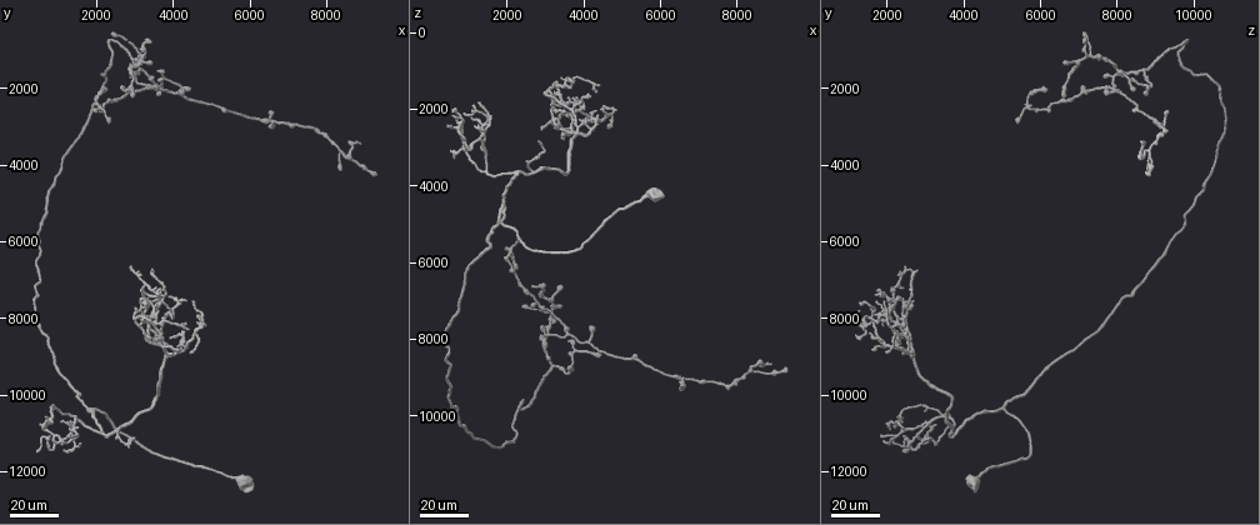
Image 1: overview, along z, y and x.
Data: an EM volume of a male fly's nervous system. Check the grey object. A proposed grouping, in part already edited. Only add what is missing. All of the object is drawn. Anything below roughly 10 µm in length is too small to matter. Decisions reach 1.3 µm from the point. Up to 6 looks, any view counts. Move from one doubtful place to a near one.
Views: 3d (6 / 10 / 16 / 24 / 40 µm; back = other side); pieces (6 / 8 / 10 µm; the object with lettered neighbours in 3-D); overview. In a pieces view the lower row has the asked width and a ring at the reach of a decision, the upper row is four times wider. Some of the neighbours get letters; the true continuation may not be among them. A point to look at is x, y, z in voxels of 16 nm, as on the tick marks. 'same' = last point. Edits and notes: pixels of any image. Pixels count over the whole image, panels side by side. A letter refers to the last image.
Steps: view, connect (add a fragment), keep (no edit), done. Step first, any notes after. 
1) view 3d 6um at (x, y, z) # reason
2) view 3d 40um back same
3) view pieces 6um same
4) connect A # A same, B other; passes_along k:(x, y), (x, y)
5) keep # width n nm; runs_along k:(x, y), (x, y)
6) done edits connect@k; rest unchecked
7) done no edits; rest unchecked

view 3d 40um at (4300, 8100, 1500) # long arm stops here

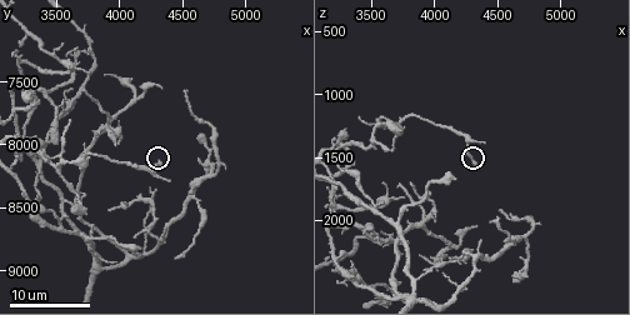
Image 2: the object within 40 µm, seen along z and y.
view pieces 10um at (4320, 8140, 1540)

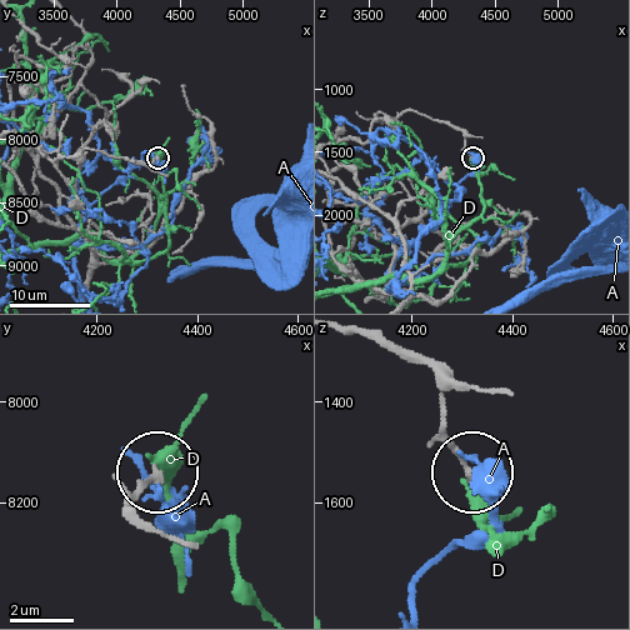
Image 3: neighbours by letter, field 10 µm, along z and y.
keep # A other, D other; runs_along 3:(383, 335), (436, 380), (441, 436), (469, 466); none of them fits

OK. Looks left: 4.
view 3d 40um at (1300, 11100, 1900) # branch stops here

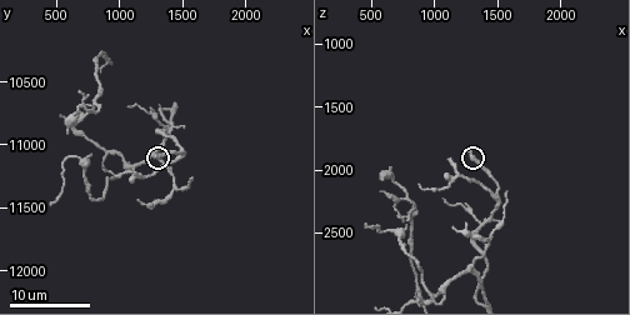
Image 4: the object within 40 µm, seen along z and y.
view pieces 8um at (1240, 11080, 1840) # see the neighbours

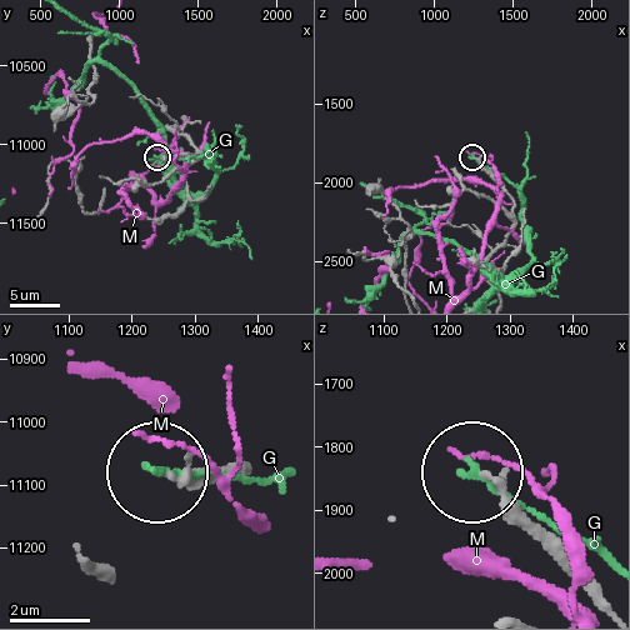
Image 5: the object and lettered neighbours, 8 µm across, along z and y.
keep # width 210 nm; G other, M other; runs_along 5:(606, 601), (479, 474); no lettered fragment goes on from it

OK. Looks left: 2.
view 3d 16um at (440, 11460, 2440) # an open end

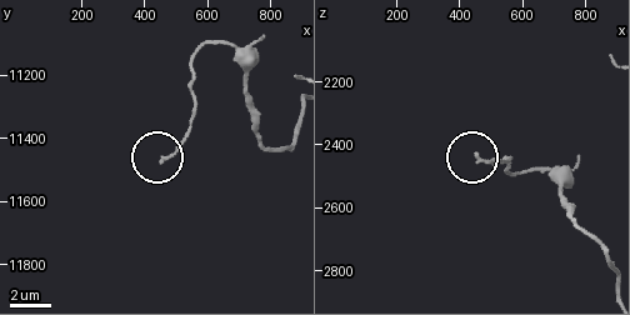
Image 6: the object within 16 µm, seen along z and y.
view pieces 8um at (460, 11480, 2440) # see the neighbours

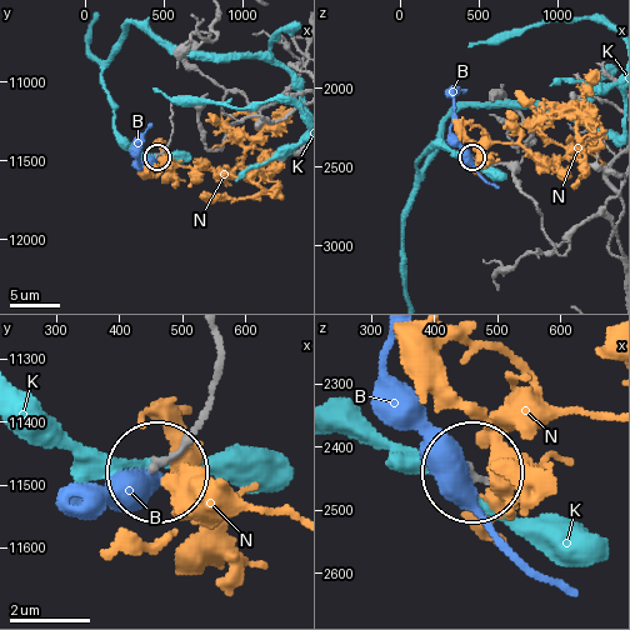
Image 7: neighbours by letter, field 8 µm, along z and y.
keep # B other, K other, N other; none of them fits

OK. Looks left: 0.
done no edits; rest unchecked

